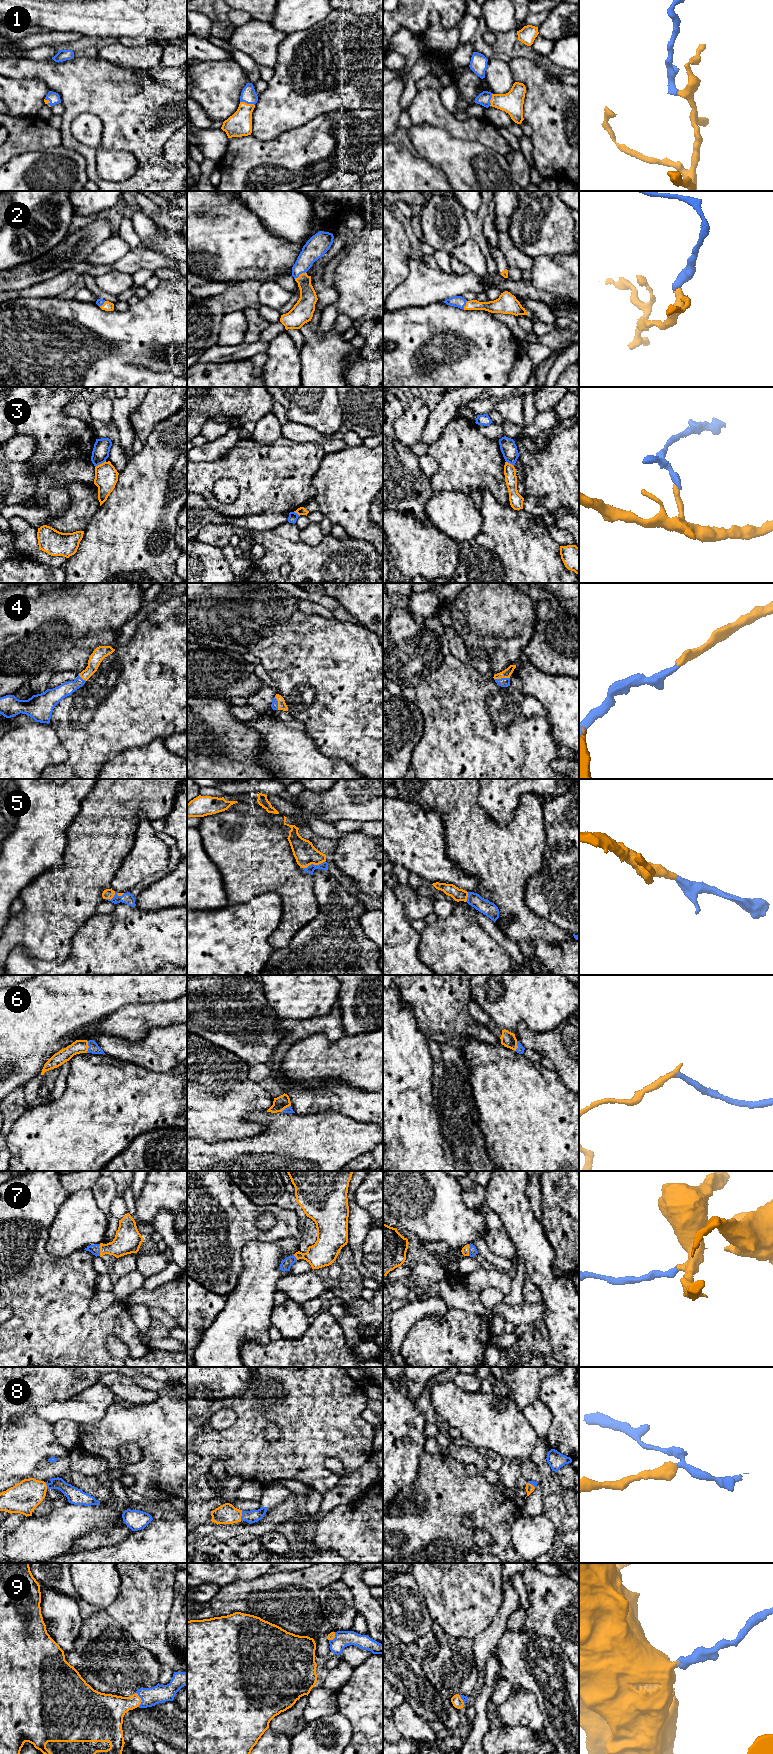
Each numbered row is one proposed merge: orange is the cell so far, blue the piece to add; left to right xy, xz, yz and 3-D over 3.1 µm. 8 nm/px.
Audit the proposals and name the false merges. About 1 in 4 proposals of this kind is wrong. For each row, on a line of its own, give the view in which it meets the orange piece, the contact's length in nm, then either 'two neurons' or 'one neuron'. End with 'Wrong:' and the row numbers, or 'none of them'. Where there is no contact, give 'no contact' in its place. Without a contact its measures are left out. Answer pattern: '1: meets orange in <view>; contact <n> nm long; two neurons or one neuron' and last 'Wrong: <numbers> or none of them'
1: meets orange in xz; contact 120 nm long; one neuron
2: meets orange in xz; contact 110 nm long; one neuron
3: meets orange in xy; contact 110 nm long; two neurons
4: meets orange in yz; contact 130 nm long; one neuron
5: meets orange in xz; contact 200 nm long; one neuron
6: meets orange in xy; contact 100 nm long; one neuron
7: meets orange in xy; contact 100 nm long; one neuron
8: meets orange in xz; contact 80 nm long; one neuron
9: meets orange in xy; contact 120 nm long; one neuron
Wrong: 3

